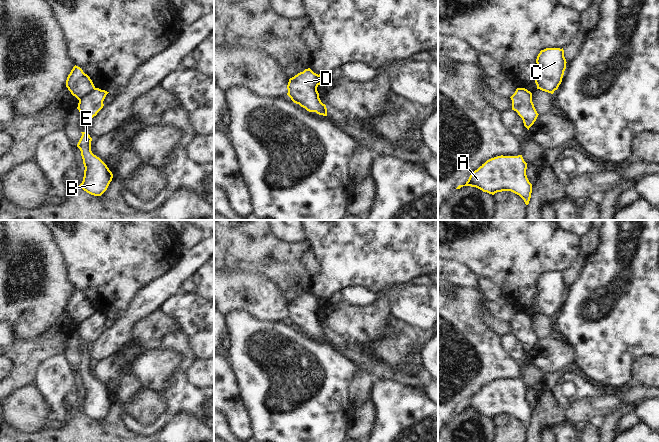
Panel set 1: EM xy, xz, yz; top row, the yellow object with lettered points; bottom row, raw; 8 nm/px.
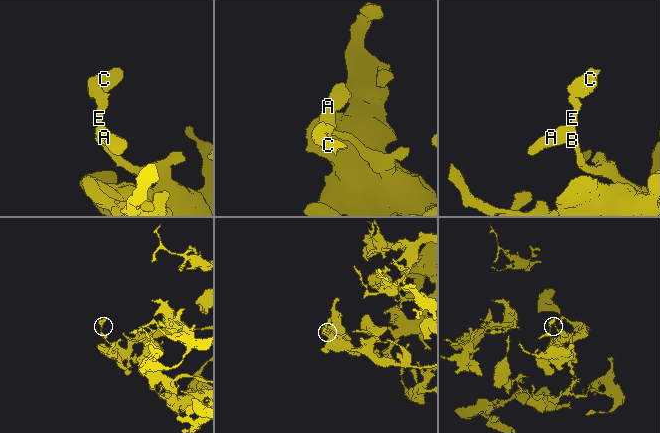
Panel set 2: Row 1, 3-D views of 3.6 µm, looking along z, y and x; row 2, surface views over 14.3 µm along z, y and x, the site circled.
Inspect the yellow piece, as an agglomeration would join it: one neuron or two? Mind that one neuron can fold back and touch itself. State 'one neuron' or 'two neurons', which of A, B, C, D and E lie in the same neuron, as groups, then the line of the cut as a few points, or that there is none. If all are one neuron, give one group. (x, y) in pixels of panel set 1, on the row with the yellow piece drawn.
two neurons; A B E / C D; cut in xy along (95, 88), (78, 99)

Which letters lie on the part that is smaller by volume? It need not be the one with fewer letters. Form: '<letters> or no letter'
C, D

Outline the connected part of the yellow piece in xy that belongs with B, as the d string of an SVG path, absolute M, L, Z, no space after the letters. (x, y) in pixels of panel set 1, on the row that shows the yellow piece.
M87 132L81 133L82 136L77 147L81 151L85 170L83 181L79 187L91 195L101 196L112 181L113 174L107 165L92 153L90 135Z

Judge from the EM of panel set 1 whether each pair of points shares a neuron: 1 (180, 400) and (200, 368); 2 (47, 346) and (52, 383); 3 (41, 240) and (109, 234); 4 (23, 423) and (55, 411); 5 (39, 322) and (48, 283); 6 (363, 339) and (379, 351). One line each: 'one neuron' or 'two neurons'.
1: two neurons
2: two neurons
3: two neurons
4: two neurons
5: one neuron
6: two neurons

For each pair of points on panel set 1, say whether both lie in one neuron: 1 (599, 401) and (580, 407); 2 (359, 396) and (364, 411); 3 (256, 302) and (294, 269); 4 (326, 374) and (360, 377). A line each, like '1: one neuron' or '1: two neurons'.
1: one neuron
2: two neurons
3: two neurons
4: two neurons

